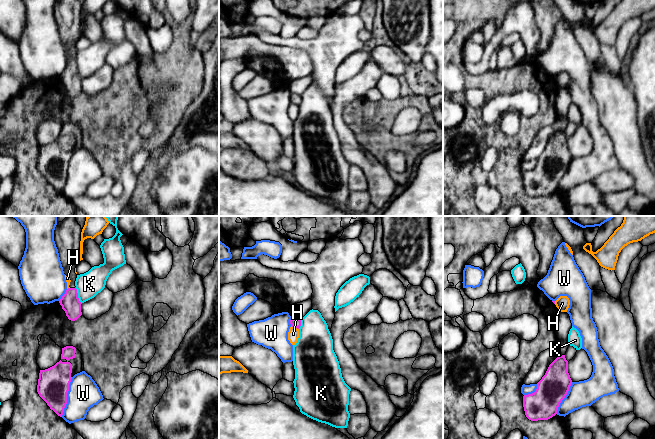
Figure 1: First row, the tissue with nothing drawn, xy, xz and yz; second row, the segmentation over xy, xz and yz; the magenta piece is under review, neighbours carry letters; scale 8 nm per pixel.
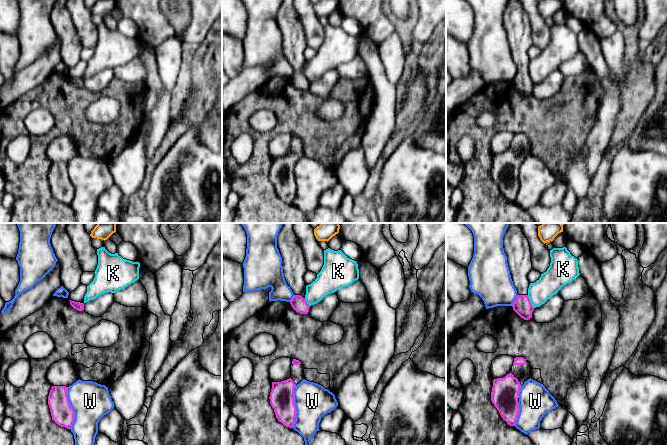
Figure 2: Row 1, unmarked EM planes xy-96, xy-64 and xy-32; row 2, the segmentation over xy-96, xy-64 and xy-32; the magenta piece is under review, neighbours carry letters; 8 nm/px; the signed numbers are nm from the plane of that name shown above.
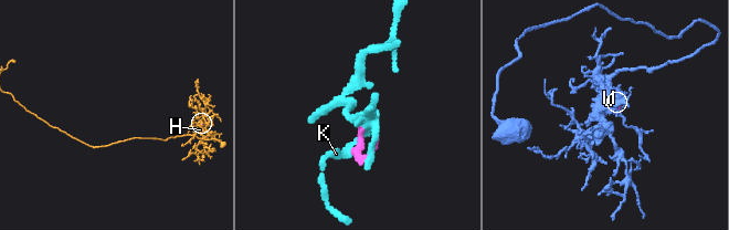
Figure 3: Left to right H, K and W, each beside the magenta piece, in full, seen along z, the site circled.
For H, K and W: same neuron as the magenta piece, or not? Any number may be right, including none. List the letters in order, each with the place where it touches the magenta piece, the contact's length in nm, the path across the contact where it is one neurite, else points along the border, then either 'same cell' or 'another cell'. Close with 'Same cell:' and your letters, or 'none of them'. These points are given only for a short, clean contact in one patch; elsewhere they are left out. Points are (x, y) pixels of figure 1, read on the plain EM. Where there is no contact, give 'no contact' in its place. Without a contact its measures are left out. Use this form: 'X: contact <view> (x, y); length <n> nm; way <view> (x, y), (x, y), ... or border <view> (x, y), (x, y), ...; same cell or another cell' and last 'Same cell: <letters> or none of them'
H: contact xz (295, 103); length 70 nm; border xz (291, 101), (298, 105); another cell
K: contact xy (77, 71); length 140 nm; another cell
W: contact xy (66, 173); length 340 nm; another cell
Same cell: none of them

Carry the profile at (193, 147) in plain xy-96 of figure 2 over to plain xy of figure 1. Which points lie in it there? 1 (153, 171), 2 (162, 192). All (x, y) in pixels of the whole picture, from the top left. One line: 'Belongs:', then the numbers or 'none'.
Belongs: 2

